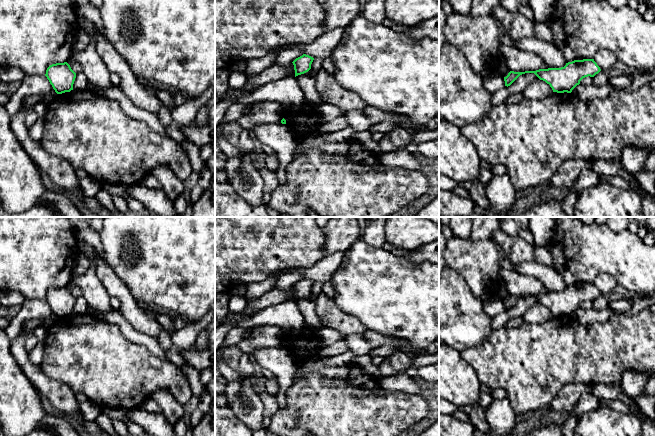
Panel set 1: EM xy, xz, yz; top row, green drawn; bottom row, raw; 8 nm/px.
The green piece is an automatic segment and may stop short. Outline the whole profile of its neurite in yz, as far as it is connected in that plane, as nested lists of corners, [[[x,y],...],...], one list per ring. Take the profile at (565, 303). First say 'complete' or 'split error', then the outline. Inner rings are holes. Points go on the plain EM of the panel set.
complete | [[[594,283],[574,284],[561,292],[539,293],[536,295],[514,296],[510,295],[504,301],[505,310],[510,310],[520,299],[534,297],[540,304],[550,309],[553,316],[571,317],[585,301],[594,301],[601,295]]]

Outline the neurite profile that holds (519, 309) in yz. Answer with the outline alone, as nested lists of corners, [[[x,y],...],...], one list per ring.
[[[525,297],[520,299],[510,310],[503,310],[492,318],[493,330],[506,326],[506,323],[510,318],[523,316],[532,306],[539,304],[540,303],[534,297]]]

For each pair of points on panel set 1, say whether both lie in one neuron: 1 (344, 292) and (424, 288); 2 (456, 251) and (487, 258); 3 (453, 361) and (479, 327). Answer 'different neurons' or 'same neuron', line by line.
1: same neuron
2: same neuron
3: different neurons

